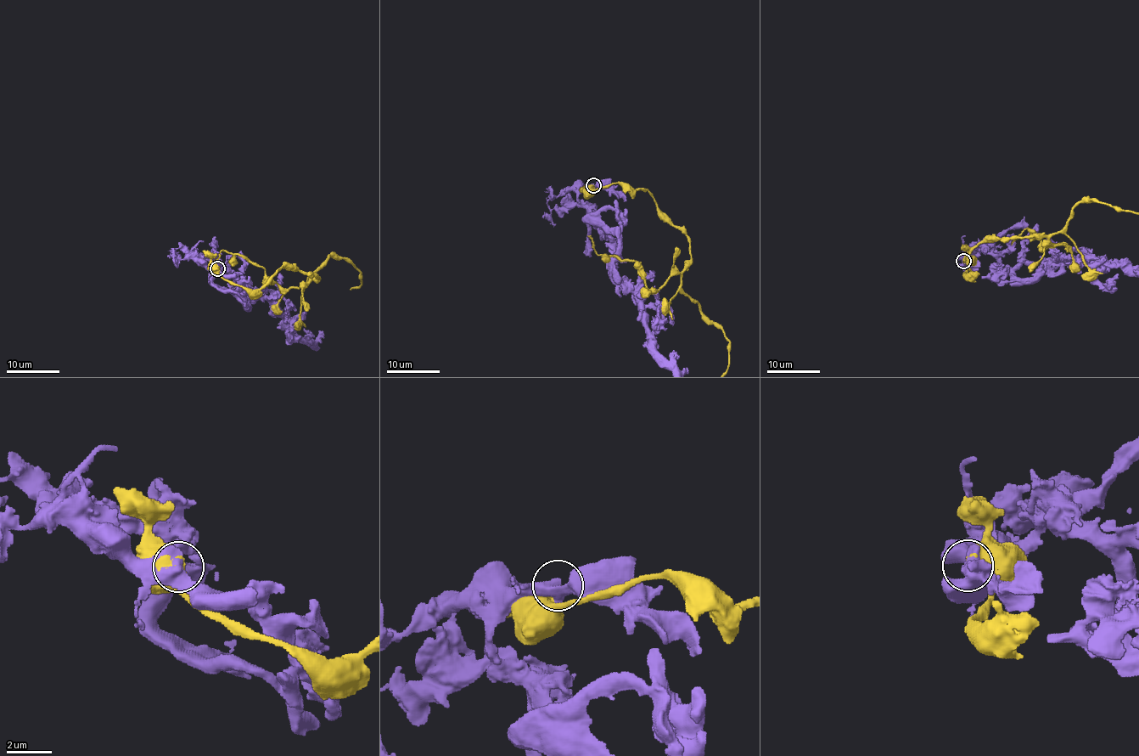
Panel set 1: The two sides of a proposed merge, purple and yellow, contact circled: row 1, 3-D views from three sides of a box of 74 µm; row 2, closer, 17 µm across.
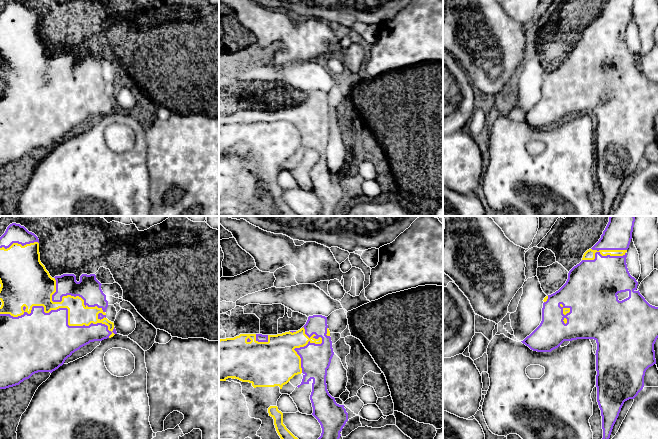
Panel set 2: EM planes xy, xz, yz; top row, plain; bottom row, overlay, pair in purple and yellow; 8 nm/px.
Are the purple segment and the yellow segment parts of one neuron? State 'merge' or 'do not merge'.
do not merge

